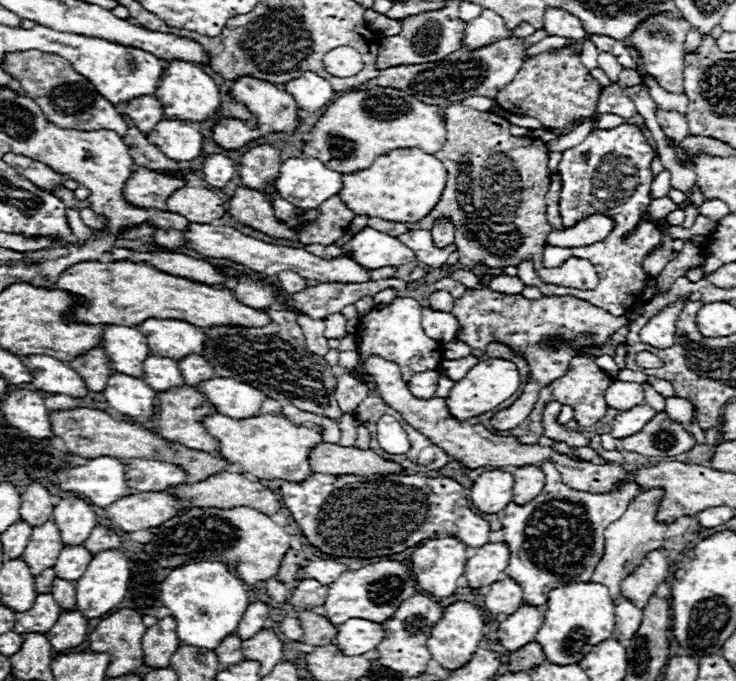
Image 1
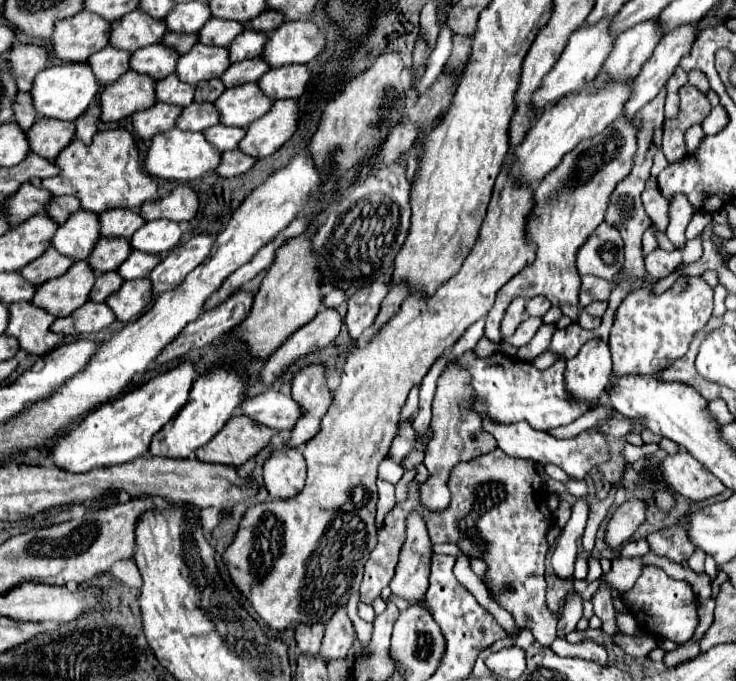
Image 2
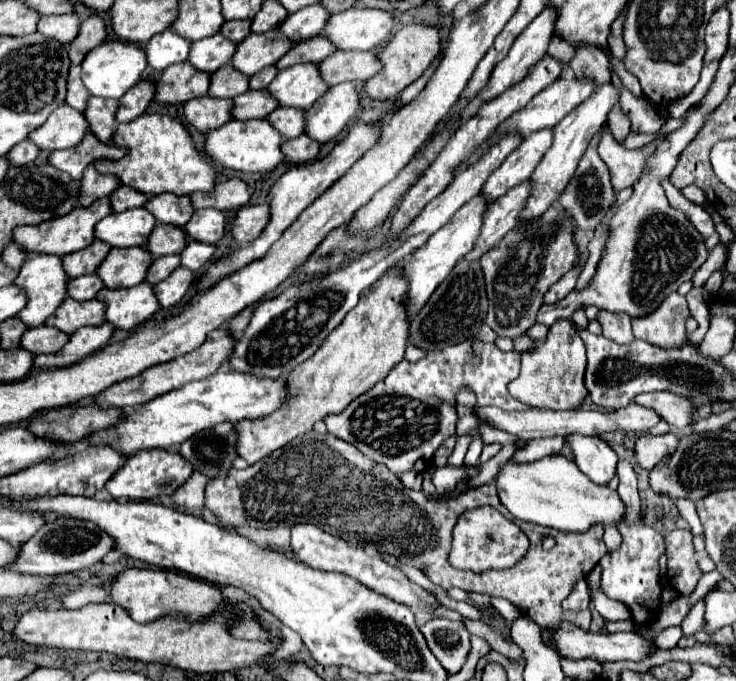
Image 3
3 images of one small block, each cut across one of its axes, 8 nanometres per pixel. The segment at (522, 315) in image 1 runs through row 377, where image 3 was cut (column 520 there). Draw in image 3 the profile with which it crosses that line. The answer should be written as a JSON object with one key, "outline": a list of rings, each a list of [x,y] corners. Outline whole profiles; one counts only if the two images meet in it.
{"outline":[[[480,506],[466,510],[458,518],[452,530],[452,550],[448,554],[448,562],[458,570],[472,570],[478,574],[484,570],[504,570],[516,566],[516,562],[528,554],[528,546],[530,542],[526,534],[516,524],[506,520],[498,510]]]}

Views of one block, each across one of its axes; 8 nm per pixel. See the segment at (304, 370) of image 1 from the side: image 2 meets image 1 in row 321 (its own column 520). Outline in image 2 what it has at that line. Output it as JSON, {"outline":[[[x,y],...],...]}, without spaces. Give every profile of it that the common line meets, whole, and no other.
{"outline":[[[616,118],[608,130],[602,130],[600,134],[586,138],[572,150],[572,154],[566,154],[552,170],[552,174],[546,174],[534,192],[534,212],[528,220],[526,232],[528,238],[536,242],[536,258],[534,262],[526,264],[510,282],[506,282],[498,294],[492,310],[486,316],[484,336],[500,344],[500,320],[504,316],[504,310],[508,304],[516,298],[532,298],[538,294],[544,294],[552,306],[558,306],[564,316],[578,320],[578,288],[580,288],[580,276],[576,270],[576,252],[586,242],[586,238],[598,228],[600,222],[604,222],[604,210],[608,210],[608,198],[616,186],[616,182],[624,180],[632,170],[632,158],[636,154],[636,126],[632,126],[630,118]]]}

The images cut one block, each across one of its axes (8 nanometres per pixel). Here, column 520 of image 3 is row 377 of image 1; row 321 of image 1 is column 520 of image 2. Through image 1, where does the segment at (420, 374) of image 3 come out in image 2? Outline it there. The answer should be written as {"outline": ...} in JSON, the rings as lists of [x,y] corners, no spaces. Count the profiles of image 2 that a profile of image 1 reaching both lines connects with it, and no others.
{"outline":[[[470,352],[460,356],[460,362],[468,366],[472,374],[474,388],[474,410],[478,414],[488,414],[494,422],[520,422],[526,420],[534,430],[552,430],[566,426],[576,418],[584,416],[596,406],[576,406],[564,390],[564,360],[556,360],[550,368],[538,370],[526,360],[510,358],[502,352],[496,352],[488,358],[476,358]]]}

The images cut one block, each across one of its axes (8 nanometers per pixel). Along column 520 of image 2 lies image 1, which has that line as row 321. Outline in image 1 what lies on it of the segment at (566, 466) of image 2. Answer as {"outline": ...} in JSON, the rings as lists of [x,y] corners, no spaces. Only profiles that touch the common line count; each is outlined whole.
{"outline":[[[422,308],[422,328],[430,338],[446,344],[454,340],[458,334],[458,320],[450,312]]]}

